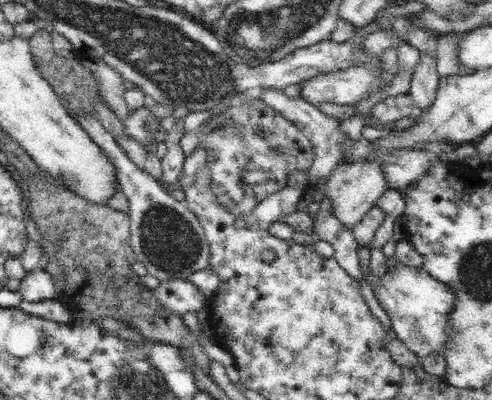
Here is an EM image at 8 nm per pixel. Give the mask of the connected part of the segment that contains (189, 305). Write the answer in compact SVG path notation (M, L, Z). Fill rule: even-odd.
M170 278L161 280L160 286L155 289L156 295L160 297L162 305L184 314L187 311L197 312L203 308L208 296L202 293L187 278Z

